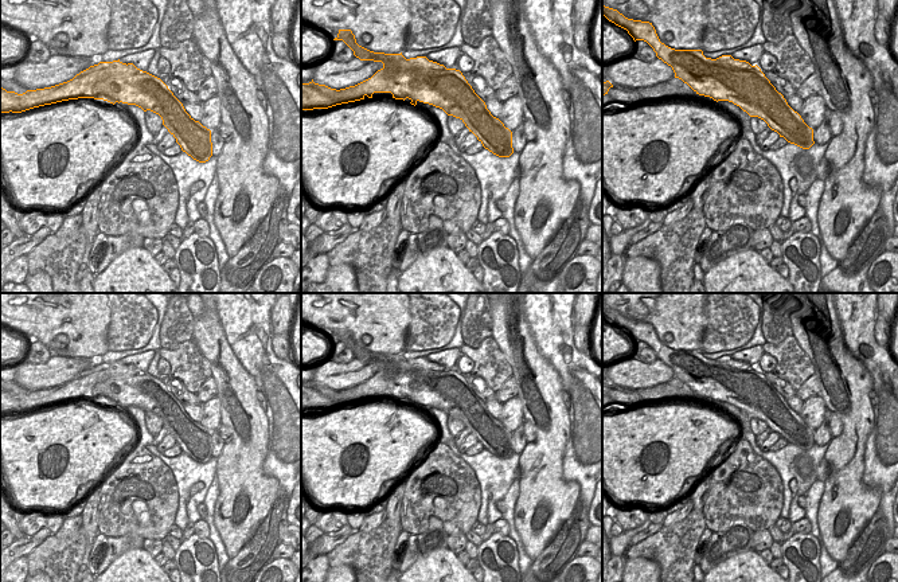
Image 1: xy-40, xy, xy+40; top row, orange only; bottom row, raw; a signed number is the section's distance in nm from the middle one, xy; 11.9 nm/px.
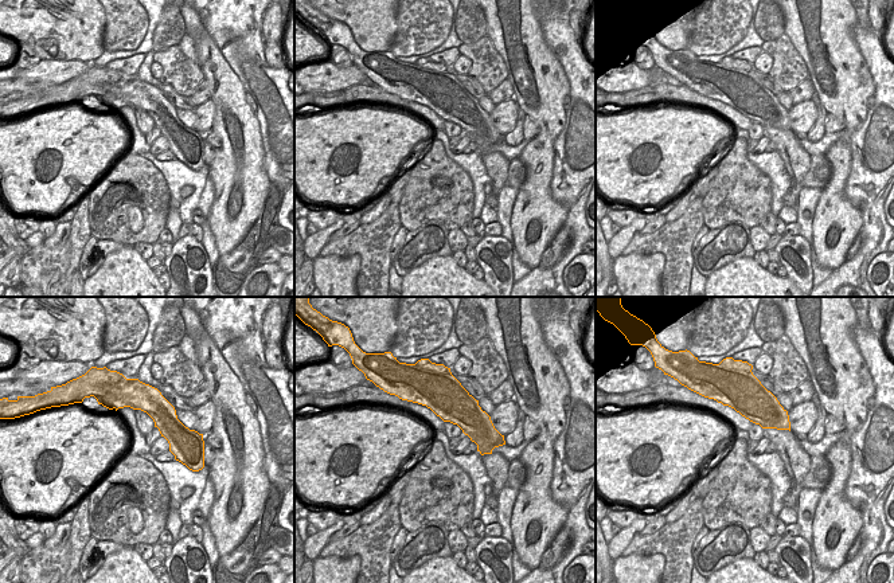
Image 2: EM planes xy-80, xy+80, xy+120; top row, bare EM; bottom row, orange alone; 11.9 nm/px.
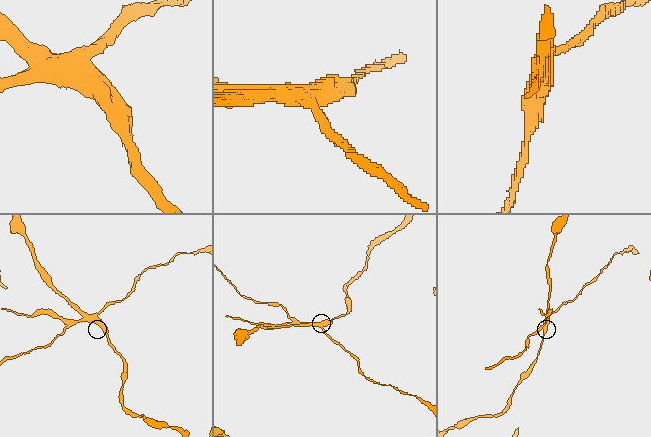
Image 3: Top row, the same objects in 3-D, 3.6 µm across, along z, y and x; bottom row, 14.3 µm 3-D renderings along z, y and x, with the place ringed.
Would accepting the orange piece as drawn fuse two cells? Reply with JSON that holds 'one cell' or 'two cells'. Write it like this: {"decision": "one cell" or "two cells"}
{"decision": "two cells"}

